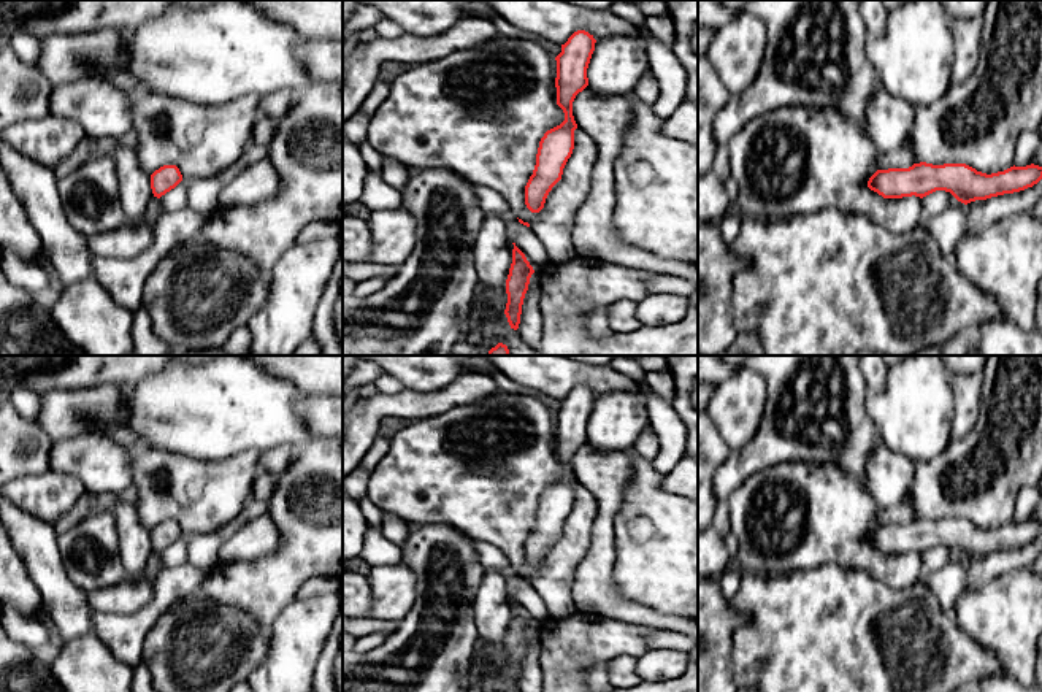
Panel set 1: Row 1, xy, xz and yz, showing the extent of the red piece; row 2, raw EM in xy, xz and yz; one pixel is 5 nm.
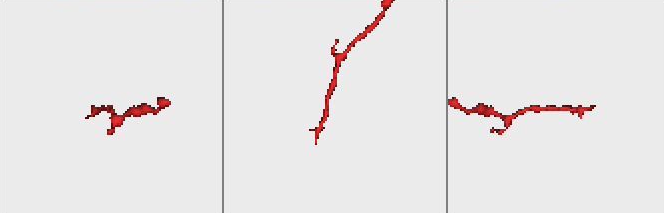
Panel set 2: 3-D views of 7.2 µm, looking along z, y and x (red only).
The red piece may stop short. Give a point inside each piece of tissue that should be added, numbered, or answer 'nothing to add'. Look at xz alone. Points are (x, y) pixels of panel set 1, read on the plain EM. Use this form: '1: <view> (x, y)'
nothing to add

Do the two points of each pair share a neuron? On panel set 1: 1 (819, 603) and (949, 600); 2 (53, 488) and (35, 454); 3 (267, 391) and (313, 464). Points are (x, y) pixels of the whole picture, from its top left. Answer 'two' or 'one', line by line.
1: two
2: two
3: two

